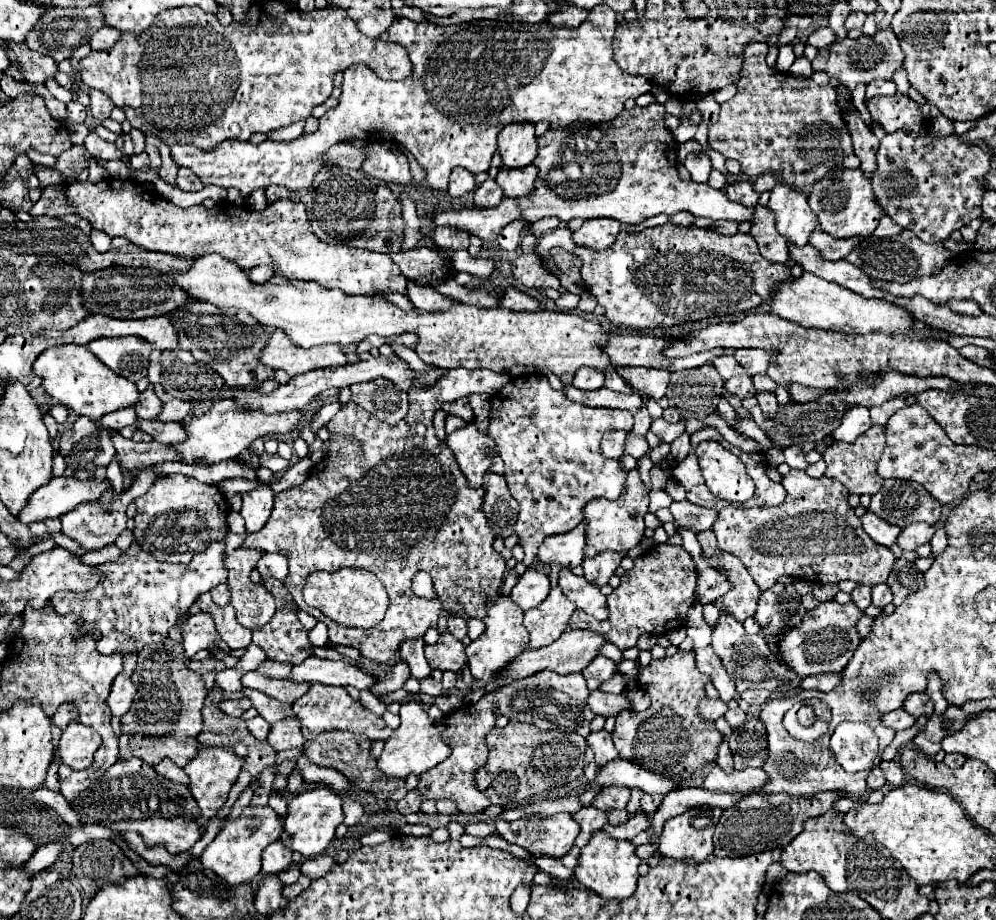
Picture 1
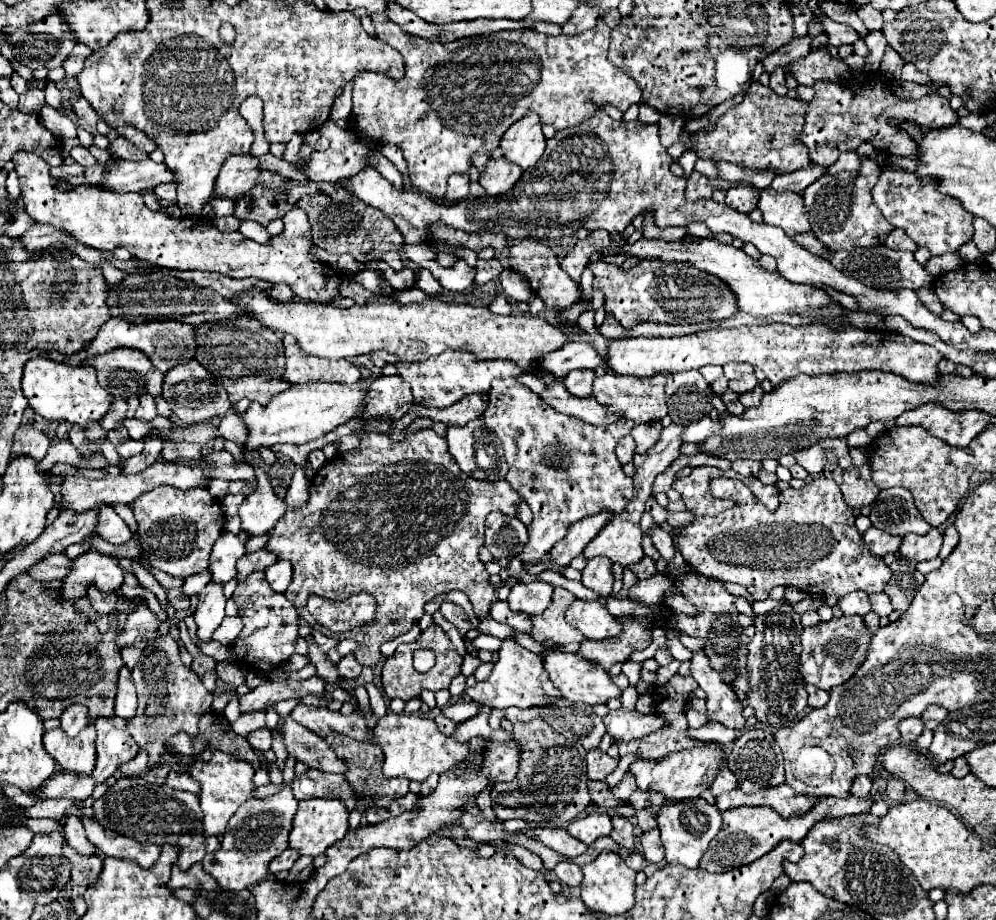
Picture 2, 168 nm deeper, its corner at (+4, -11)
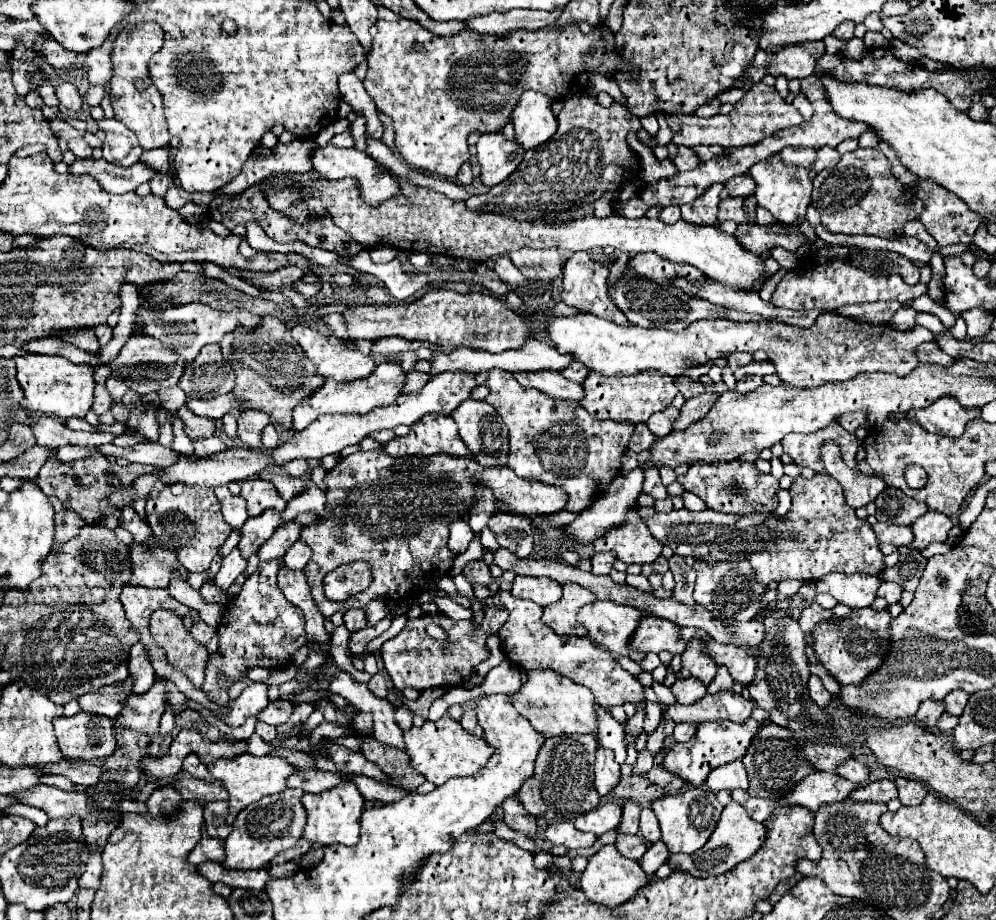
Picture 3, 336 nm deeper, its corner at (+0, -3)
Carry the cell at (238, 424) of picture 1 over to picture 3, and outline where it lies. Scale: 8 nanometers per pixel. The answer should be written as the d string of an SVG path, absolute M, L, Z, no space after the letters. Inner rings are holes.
M397 360L383 362L375 368L375 372L363 380L347 380L347 382L337 382L333 378L325 378L325 384L317 388L307 400L303 400L299 406L293 408L293 432L303 432L309 424L313 424L319 416L323 414L367 414L369 410L377 406L387 406L393 404L395 398L401 392L401 386L405 382L405 372L397 364Z

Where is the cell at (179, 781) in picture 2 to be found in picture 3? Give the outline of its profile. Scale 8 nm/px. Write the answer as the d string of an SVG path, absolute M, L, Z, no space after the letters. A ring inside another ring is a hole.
M191 754L191 756L187 756L187 758L183 760L183 772L185 772L185 774L191 774L191 776L195 776L195 778L201 778L201 780L205 780L205 782L213 782L213 776L209 774L207 766L199 760L197 754Z

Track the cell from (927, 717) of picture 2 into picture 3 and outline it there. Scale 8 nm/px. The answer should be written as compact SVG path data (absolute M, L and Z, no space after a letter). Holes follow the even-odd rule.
M953 690L951 694L947 694L943 698L943 704L945 704L945 712L951 714L951 716L959 716L967 704L967 698L969 694L963 692L963 690Z

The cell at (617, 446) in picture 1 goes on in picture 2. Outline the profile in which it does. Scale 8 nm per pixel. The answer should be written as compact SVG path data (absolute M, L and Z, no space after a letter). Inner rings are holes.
M625 436L625 438L617 444L615 454L617 454L617 458L619 458L621 464L631 462L633 456L635 456L635 440L633 440L633 436Z

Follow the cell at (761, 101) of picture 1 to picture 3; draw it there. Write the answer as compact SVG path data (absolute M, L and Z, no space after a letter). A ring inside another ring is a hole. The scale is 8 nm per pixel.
M763 82L753 84L753 88L733 104L733 110L725 116L711 116L711 118L701 118L701 116L683 116L683 114L673 114L667 118L673 138L677 146L699 146L699 144L719 144L723 148L743 148L743 146L753 146L759 140L789 128L793 124L801 124L803 116L797 112L793 104L787 104L773 86L767 86Z

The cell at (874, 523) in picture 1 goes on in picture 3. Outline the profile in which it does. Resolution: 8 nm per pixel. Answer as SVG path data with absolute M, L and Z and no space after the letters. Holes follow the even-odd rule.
M877 522L877 524L873 524L873 532L877 534L879 542L887 542L887 544L893 544L893 546L903 546L903 544L911 544L913 542L911 526Z

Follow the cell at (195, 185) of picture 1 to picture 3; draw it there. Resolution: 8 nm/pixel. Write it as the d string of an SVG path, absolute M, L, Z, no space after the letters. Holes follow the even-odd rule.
M157 172L157 174L151 178L151 182L149 182L151 192L157 194L157 196L165 196L165 192L169 190L171 184L173 184L173 178L171 178L169 174L161 174L161 172Z

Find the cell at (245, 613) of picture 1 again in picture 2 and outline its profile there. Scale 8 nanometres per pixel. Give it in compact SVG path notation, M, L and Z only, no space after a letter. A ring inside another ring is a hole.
M259 550L259 552L251 552L251 554L245 554L239 564L237 564L237 580L243 582L251 572L257 572L257 570L265 570L267 566L275 564L277 562L277 556L273 552L267 552L267 550Z

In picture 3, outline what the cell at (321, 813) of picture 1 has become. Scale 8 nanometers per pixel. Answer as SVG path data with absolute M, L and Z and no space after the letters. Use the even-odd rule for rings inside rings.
M341 784L321 794L303 794L303 806L307 810L307 824L303 830L303 838L327 846L327 844L345 844L355 846L359 840L359 818L363 812L363 796L355 788L355 784Z

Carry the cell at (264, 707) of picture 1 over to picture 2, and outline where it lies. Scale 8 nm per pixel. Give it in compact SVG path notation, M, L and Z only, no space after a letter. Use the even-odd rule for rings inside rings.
M289 716L285 718L283 734L285 734L287 752L293 754L299 762L307 764L309 768L317 768L323 772L335 772L335 774L347 772L345 762L337 758L337 754L327 746L327 742L321 736L293 722Z

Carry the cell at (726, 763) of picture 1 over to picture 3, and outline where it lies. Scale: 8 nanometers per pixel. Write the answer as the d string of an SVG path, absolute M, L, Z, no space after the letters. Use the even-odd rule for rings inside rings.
M735 760L731 764L725 764L725 766L715 768L707 776L705 784L715 794L719 790L735 790L735 788L747 790L749 788L749 780L747 780L747 774L745 774L745 768L743 768L743 762L741 760Z

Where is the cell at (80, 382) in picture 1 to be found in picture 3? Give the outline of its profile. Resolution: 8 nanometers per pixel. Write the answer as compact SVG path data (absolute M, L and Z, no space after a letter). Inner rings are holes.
M23 354L15 358L17 362L17 380L25 392L21 402L23 408L33 412L43 412L49 416L57 416L69 420L73 416L85 418L93 404L95 394L95 374L93 366L73 364L63 356L43 356L43 354Z

